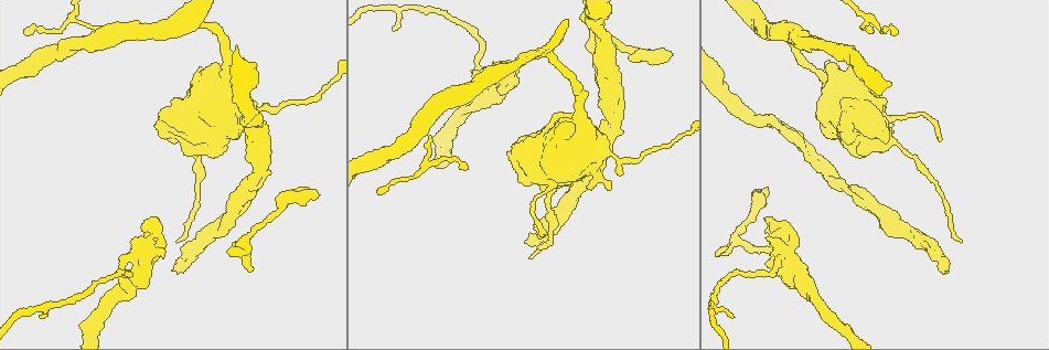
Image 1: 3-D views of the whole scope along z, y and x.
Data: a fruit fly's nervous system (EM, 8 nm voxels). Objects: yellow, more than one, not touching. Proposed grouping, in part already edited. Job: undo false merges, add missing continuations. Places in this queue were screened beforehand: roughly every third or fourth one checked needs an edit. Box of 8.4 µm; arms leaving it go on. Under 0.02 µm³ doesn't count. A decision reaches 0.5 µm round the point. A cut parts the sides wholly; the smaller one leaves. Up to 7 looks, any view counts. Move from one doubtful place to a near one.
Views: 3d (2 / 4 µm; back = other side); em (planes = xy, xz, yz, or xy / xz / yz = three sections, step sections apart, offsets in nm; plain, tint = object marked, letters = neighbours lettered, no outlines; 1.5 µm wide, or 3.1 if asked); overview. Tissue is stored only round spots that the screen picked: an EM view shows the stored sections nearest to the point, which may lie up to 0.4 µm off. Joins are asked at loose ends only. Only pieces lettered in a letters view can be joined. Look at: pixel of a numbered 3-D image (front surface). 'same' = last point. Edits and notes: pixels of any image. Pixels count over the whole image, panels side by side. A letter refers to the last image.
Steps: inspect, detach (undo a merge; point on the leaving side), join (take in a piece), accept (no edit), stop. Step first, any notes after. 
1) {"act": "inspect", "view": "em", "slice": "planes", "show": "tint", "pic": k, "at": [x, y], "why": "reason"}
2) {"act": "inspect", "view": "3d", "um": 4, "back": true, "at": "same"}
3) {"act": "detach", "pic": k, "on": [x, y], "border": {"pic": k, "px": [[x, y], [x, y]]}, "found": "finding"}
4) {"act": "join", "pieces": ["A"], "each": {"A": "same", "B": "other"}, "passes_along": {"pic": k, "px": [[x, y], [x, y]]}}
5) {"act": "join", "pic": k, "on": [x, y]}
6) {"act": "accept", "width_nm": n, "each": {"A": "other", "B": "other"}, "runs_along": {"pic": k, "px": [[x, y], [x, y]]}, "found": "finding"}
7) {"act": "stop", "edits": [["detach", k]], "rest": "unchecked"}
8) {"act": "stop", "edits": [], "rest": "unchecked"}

{"act": "inspect", "view": "3d", "um": 4, "pic": 1, "at": [192, 23], "why": "three-way junction"}

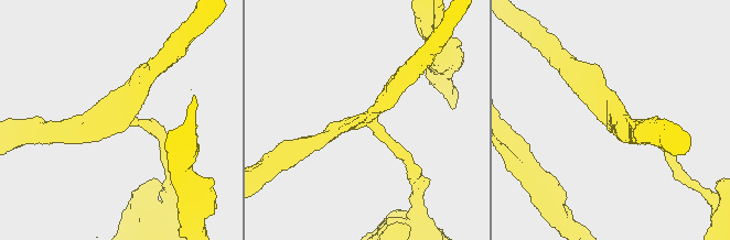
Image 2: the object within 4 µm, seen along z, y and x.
{"act": "inspect", "view": "em", "slice": "planes", "show": "letters", "pic": 2, "at": [122, 120], "arms": 3, "arm_widths_nm": [200, 220, 240]}

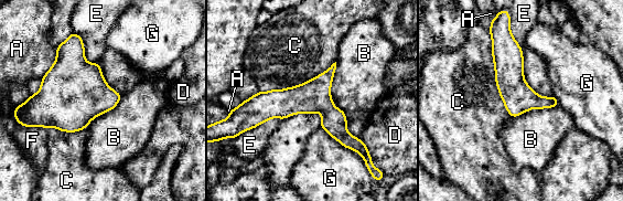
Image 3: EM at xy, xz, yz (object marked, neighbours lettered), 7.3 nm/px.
{"act": "accept", "each": {"A": "other", "B": "other", "C": "other", "D": "other", "E": "other", "F": "other", "G": "other"}, "border": {"pic": 3, "px": [[336, 62], [331, 99], [344, 113]]}, "found": "continuous, no second neuron"}

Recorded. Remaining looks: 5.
{"act": "inspect", "view": "em", "slice": "yz", "step": 8, "show": "letters", "pic": 1, "at": [893, 132], "why": "branch stops here"}

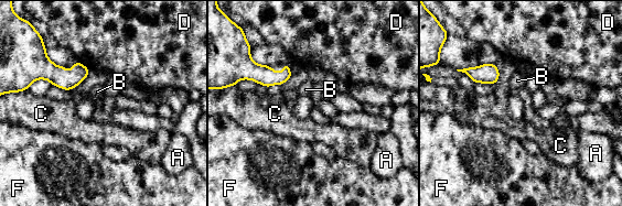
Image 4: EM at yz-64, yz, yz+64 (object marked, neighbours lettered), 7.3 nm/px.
{"act": "inspect", "view": "em", "slice": "planes", "show": "letters", "at": "same", "why": "cut it another way"}

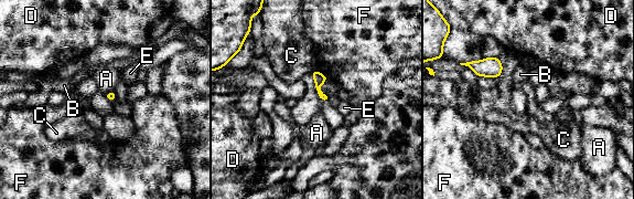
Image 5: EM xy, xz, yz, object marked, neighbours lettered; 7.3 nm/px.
{"act": "accept", "each": {"A": "other", "B": "other", "C": "other", "D": "other", "E": "other", "F": "other"}, "border": {"pic": 5, "px": [[114, 91], [105, 94]]}, "found": "none of them fits"}

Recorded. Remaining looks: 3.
{"act": "inspect", "view": "em", "slice": "planes", "show": "letters", "pic": 1, "at": [252, 267], "why": "an open end"}

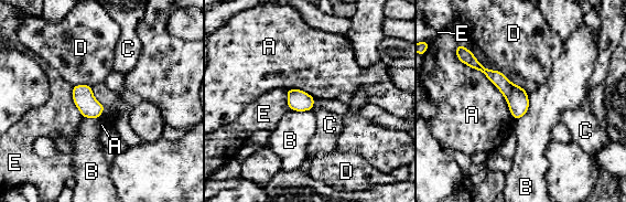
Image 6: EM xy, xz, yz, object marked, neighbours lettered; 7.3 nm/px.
{"act": "accept", "each": {"A": "other", "B": "other", "C": "other", "D": "other", "E": "other"}, "runs_along": {"pic": 6, "px": [[472, 63], [495, 76], [524, 109]]}, "found": "none of them fits"}

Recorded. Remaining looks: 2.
{"act": "stop", "edits": [], "rest": "unchecked"}

